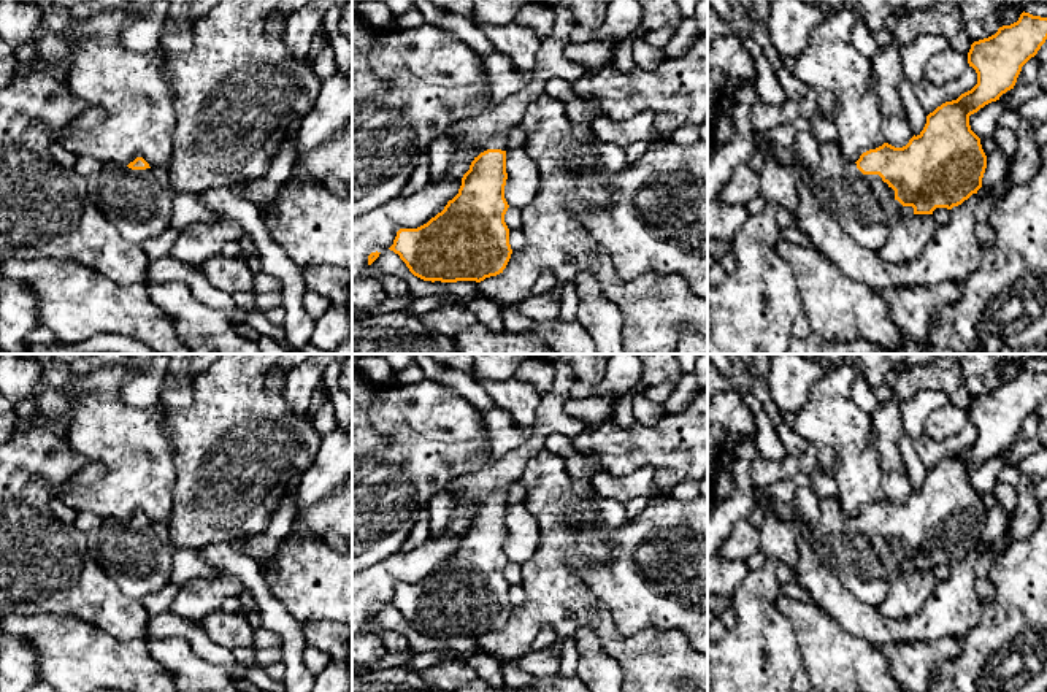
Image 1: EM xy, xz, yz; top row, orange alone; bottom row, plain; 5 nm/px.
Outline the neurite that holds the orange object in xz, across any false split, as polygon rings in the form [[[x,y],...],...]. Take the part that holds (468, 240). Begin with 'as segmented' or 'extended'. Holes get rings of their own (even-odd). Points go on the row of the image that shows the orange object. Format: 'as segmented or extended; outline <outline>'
extended; outline [[[555,5],[555,22],[552,32],[541,41],[535,56],[531,81],[519,92],[508,95],[501,103],[490,105],[485,111],[452,124],[446,135],[455,144],[455,157],[474,160],[462,178],[458,194],[447,202],[444,210],[417,229],[400,229],[389,248],[406,263],[409,271],[424,281],[476,281],[497,276],[506,268],[512,249],[504,214],[509,208],[504,198],[508,133],[520,125],[528,106],[543,97],[546,83],[562,78],[574,83],[585,68],[568,60],[565,49],[571,43],[571,30],[576,19],[570,8]]]

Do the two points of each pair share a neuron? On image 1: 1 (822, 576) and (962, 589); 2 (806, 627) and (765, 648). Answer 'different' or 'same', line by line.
1: same
2: different

